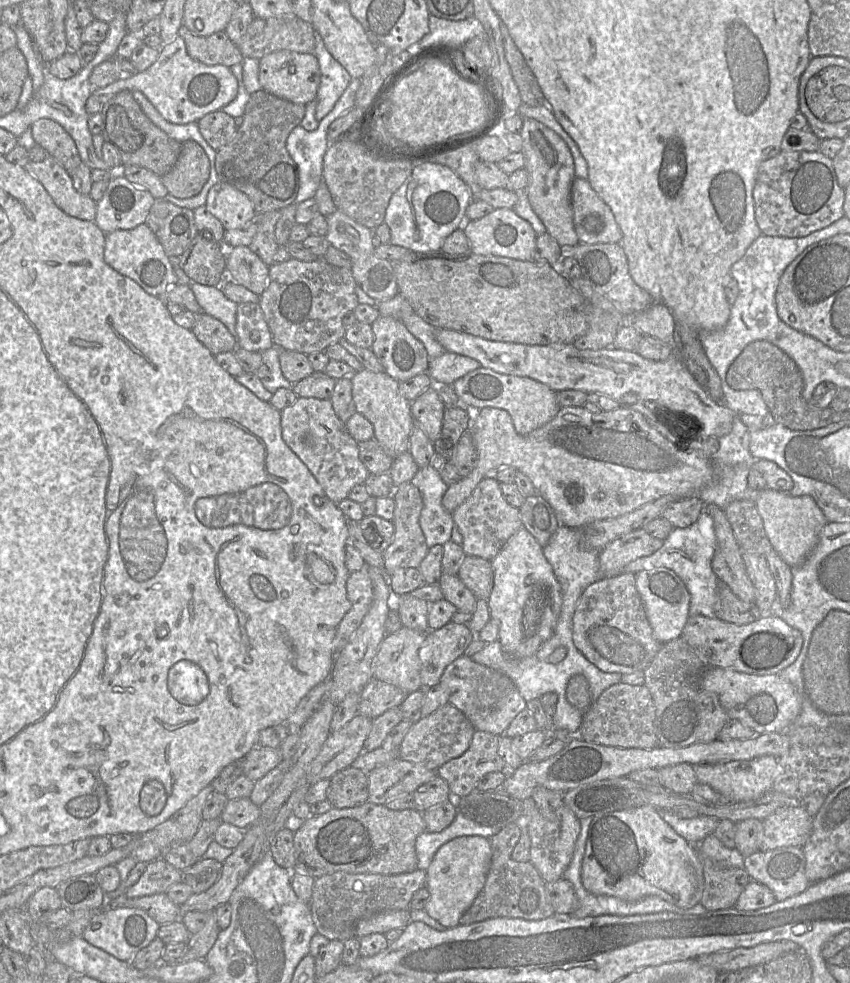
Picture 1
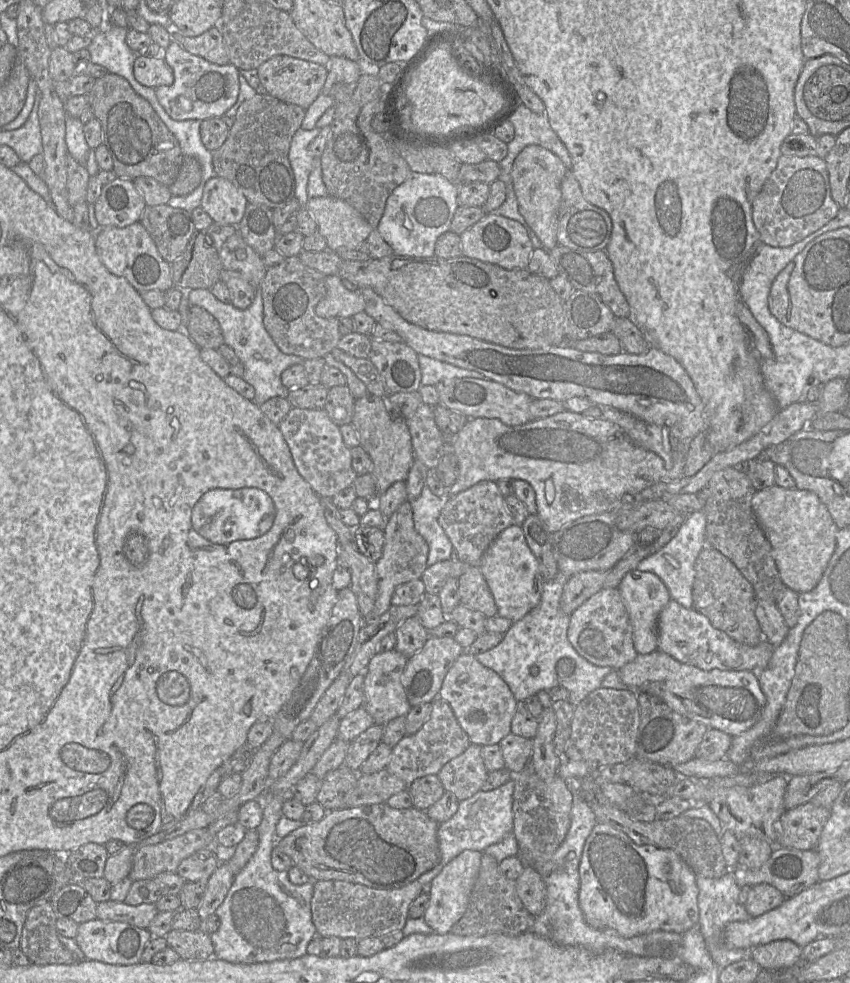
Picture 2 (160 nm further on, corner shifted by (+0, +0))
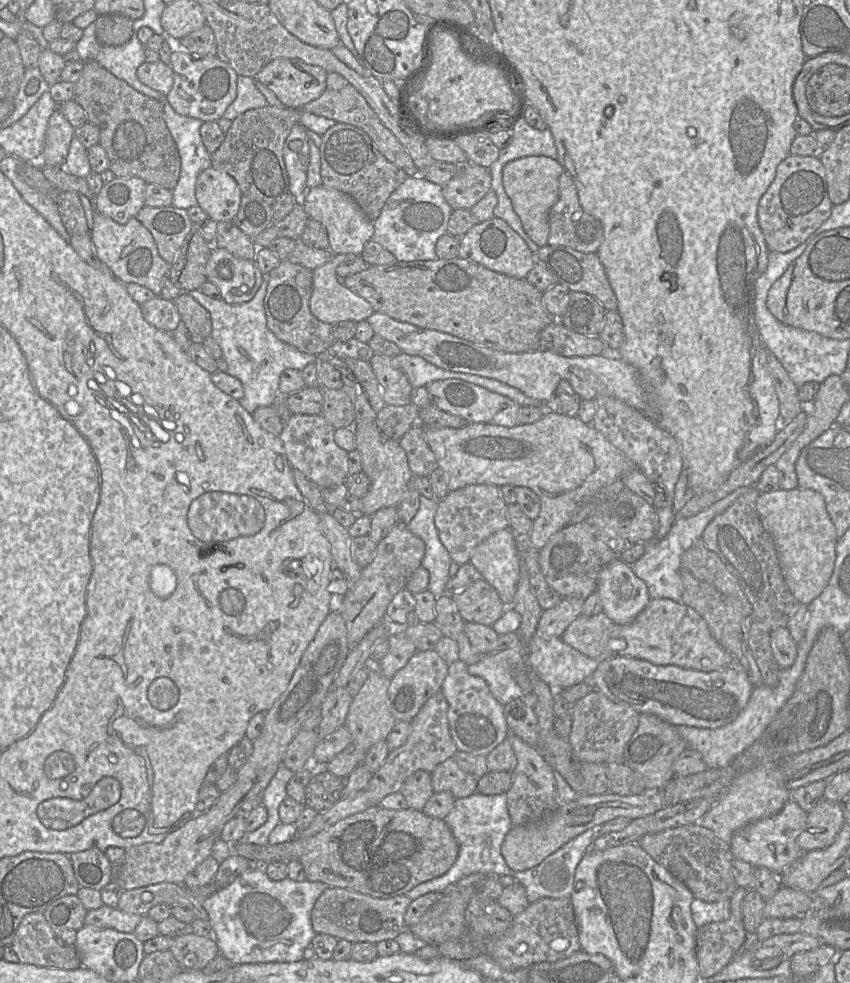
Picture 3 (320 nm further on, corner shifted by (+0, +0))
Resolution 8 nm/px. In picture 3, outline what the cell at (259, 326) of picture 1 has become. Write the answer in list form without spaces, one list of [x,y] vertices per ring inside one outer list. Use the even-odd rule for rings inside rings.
[[[217,246],[211,247],[206,272],[207,280],[219,288],[222,299],[229,304],[250,301],[263,282],[263,274],[255,259],[234,256]]]

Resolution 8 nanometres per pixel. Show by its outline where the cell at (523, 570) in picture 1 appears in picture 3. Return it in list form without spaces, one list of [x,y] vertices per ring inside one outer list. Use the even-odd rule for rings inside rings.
[[[512,529],[499,530],[483,540],[471,552],[469,563],[495,588],[501,601],[511,607],[521,565],[517,536]]]

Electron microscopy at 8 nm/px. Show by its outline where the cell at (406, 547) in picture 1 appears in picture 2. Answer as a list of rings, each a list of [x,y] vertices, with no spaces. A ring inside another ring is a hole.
[[[409,500],[402,503],[386,520],[383,531],[383,553],[375,563],[378,591],[370,619],[380,617],[389,609],[392,595],[399,585],[411,580],[421,579],[427,568],[429,547],[425,539],[414,528],[412,505]]]

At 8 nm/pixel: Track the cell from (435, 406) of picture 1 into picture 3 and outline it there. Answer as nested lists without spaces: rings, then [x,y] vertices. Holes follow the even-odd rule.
[[[417,422],[399,441],[414,477],[429,476],[437,461],[425,439],[425,426]]]

